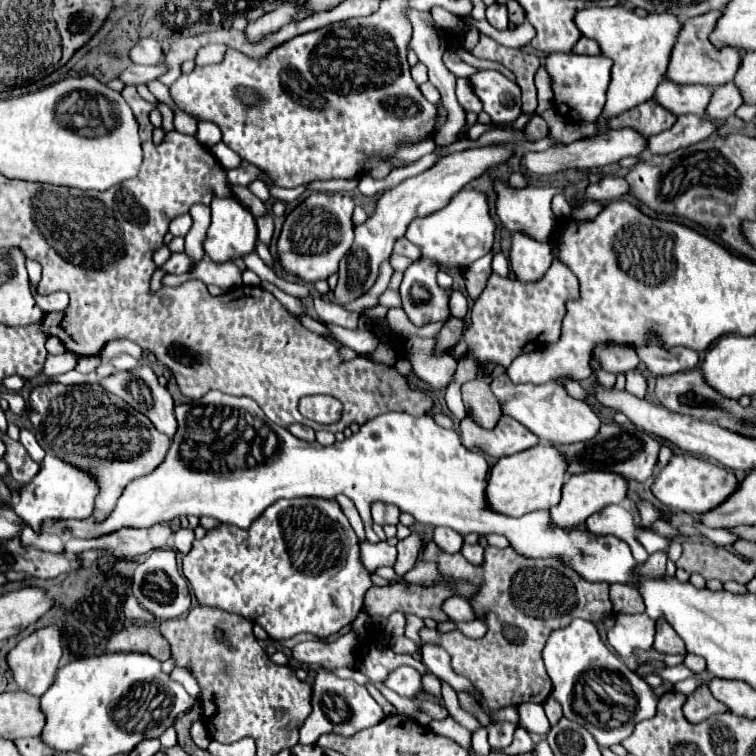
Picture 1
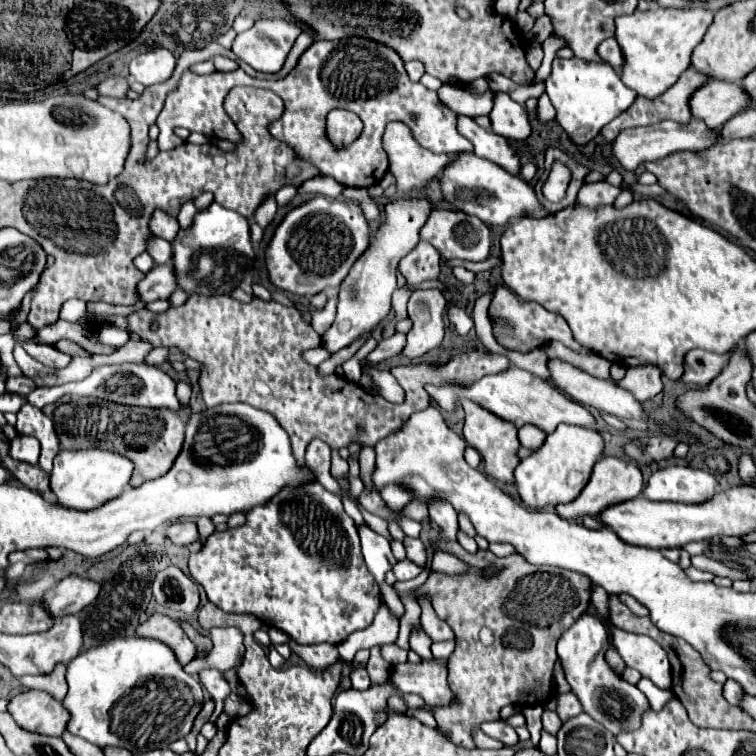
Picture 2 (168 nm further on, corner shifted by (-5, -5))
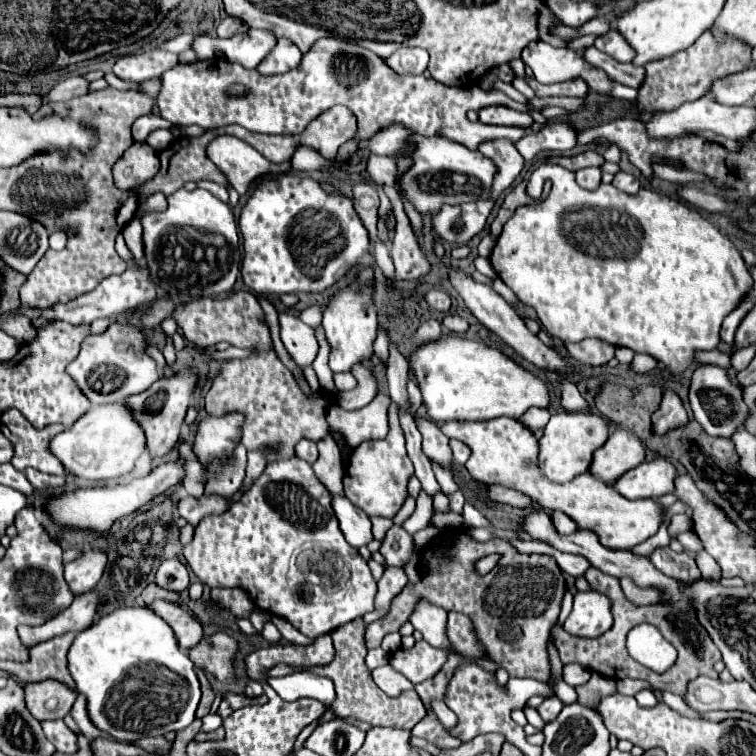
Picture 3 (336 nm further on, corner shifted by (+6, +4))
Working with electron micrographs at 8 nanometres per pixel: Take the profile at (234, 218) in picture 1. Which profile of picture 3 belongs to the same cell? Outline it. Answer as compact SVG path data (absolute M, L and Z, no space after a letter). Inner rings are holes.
M177 190L167 196L167 210L163 212L137 212L135 218L143 226L143 248L153 284L165 292L169 298L195 300L201 296L221 296L231 292L239 276L239 236L237 224L231 208L215 198L207 190ZM197 230L207 230L199 234L215 234L223 244L217 244L217 256L207 256L207 238L197 238Z

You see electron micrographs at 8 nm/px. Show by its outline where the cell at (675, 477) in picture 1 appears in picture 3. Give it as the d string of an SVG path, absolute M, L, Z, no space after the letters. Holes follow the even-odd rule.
M655 458L651 462L643 462L623 476L619 476L613 482L613 488L629 498L629 500L641 500L641 498L659 498L663 494L673 492L675 482L675 468L665 458Z

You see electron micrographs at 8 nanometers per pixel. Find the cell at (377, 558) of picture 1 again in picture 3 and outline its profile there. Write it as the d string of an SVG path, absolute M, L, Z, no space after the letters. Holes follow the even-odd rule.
M331 494L331 506L339 520L339 528L351 546L361 548L373 540L371 520L363 510L359 510L359 506L351 504L345 496L337 494Z

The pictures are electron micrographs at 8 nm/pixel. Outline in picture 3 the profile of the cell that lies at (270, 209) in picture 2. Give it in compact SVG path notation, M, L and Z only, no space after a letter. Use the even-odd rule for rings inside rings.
M215 136L207 146L209 160L225 174L227 182L239 192L245 194L249 184L261 174L281 174L289 172L291 159L283 164L271 164L247 142L235 136Z

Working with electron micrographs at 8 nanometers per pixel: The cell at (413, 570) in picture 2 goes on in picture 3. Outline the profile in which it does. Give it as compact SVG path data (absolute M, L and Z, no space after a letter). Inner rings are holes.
M387 566L385 572L383 572L383 576L381 576L381 580L377 584L379 584L379 592L375 596L375 610L363 616L367 624L371 624L371 622L375 622L379 618L385 618L389 614L393 598L397 598L399 592L407 584L407 576L405 576L405 572L401 568Z

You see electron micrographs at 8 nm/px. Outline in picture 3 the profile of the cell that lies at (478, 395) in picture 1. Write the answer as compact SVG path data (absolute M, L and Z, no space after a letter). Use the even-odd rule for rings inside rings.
M493 418L493 420L483 420L483 422L445 422L443 424L443 434L447 434L449 438L457 438L461 442L465 442L471 448L471 458L467 460L467 470L469 474L483 482L483 484L501 484L513 490L523 492L525 496L529 496L537 506L545 508L545 510L561 510L567 516L571 516L579 528L583 530L591 530L599 536L599 542L611 550L631 550L633 546L637 546L639 542L647 540L649 536L653 536L659 528L659 524L663 522L663 508L655 502L655 500L641 500L641 502L633 502L623 498L621 494L613 492L609 484L605 484L603 480L599 480L593 474L581 474L577 478L573 478L567 484L557 484L547 480L541 474L541 464L539 464L539 440L533 436L531 430L527 430L527 426L523 426L519 420L515 418Z

